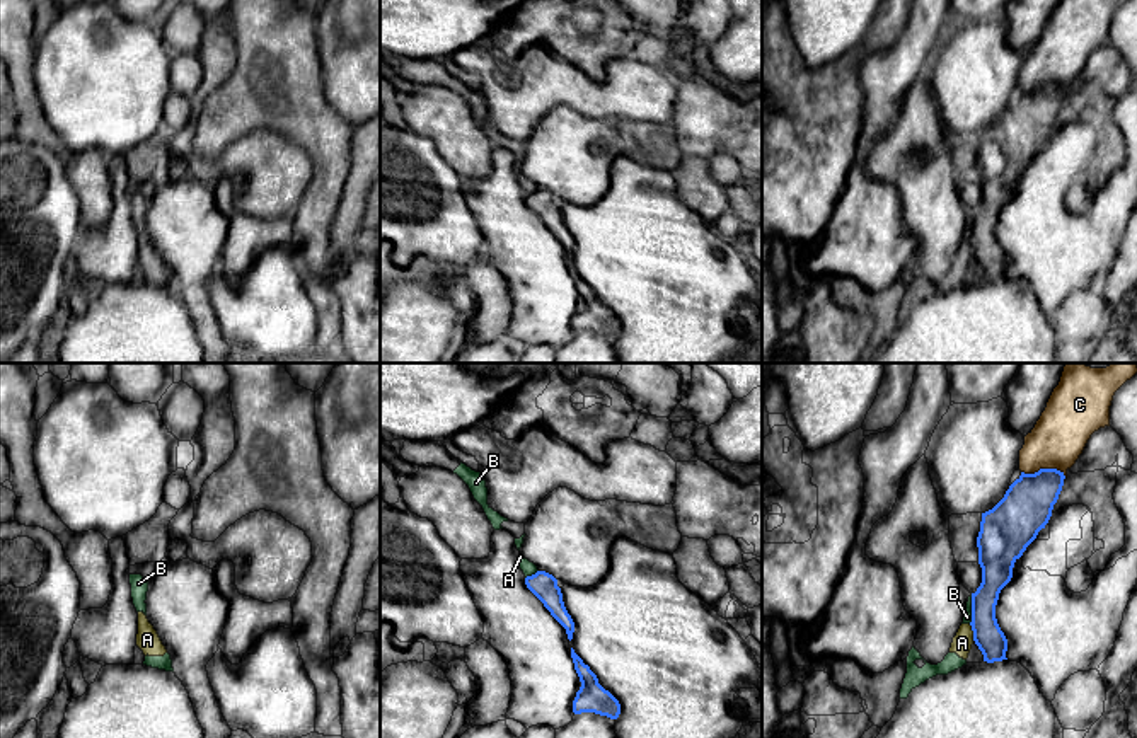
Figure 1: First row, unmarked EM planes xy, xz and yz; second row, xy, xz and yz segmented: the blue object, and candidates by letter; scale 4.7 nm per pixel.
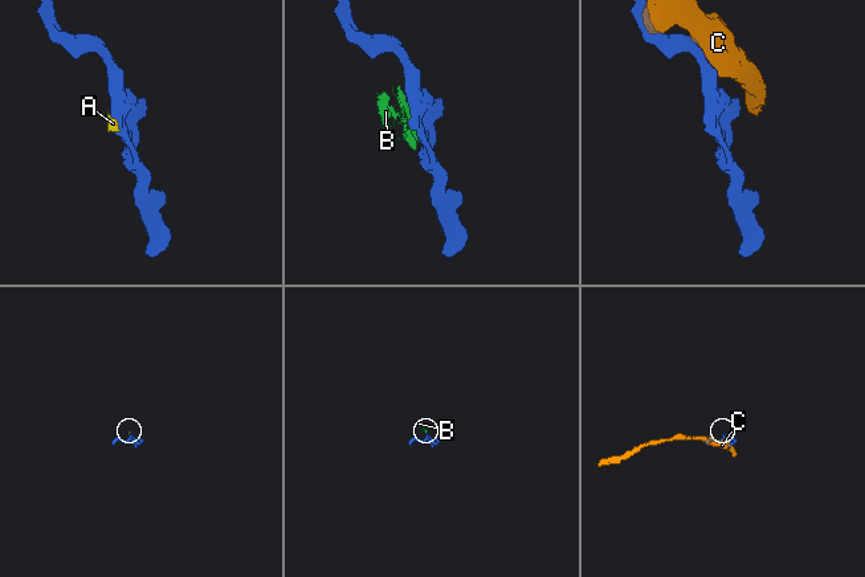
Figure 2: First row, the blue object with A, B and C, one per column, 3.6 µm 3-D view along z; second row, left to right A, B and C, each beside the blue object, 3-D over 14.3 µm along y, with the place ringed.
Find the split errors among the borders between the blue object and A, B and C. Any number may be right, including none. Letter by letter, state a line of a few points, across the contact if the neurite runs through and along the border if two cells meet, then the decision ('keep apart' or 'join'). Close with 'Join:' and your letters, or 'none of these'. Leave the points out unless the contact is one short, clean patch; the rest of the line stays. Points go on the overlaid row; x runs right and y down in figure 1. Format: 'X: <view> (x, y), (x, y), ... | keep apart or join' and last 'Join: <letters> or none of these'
A: yz (969, 624), (974, 639) | keep apart
B: xz (537, 570), (525, 578) | keep apart
C: keep apart
Join: none of these

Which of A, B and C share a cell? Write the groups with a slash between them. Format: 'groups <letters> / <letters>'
groups A B / C

